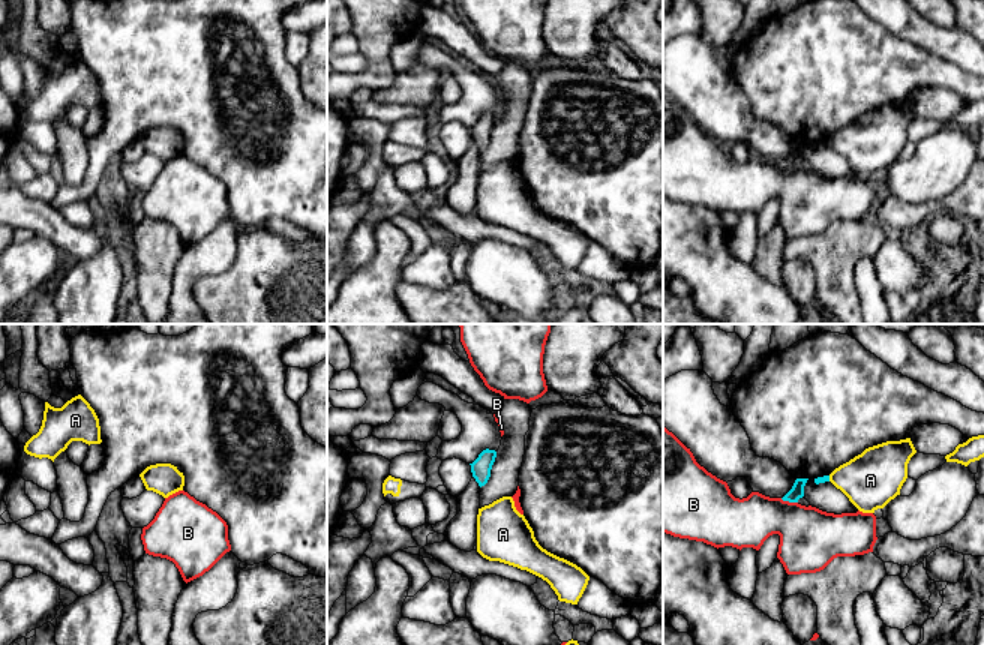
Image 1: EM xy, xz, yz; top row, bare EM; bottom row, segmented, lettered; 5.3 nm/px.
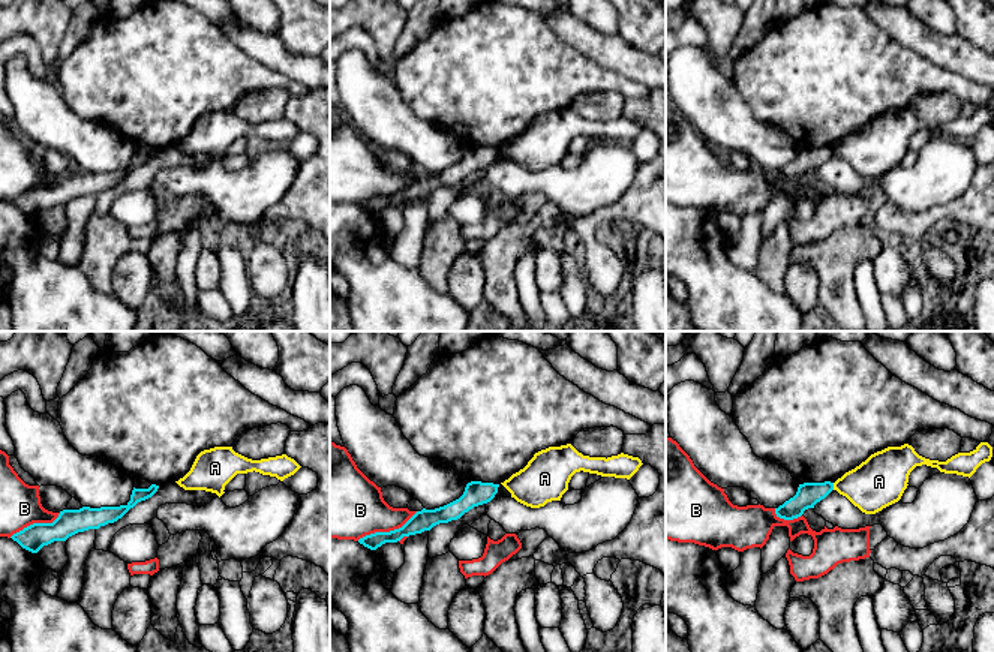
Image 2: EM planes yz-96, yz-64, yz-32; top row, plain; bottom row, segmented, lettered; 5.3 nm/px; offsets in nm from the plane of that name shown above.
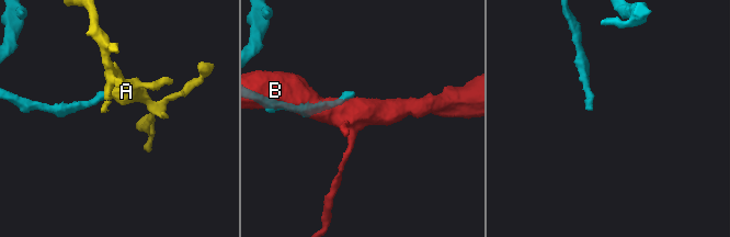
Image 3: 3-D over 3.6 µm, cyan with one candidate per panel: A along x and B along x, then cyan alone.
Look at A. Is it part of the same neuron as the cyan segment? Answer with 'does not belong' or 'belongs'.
does not belong

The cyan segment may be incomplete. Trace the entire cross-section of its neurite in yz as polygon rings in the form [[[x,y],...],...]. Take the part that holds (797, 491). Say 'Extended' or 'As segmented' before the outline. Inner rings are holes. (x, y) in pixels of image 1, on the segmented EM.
As segmented. [[[796,478],[792,489],[782,498],[783,501],[798,502],[804,496],[804,486],[808,478]]]

